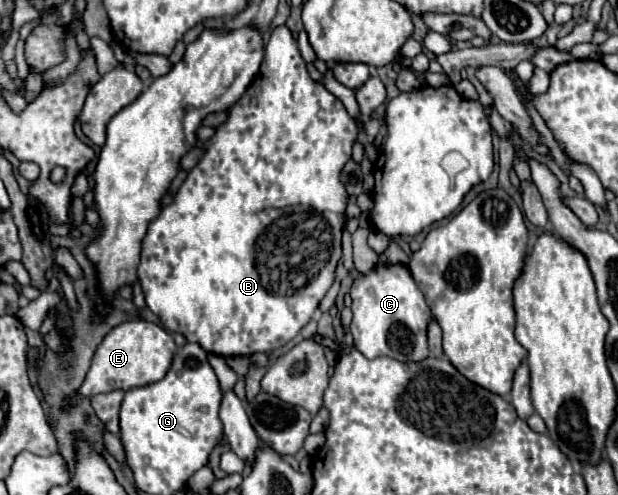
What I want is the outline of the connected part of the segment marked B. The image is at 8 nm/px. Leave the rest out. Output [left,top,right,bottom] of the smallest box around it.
[137,25,357,357]

